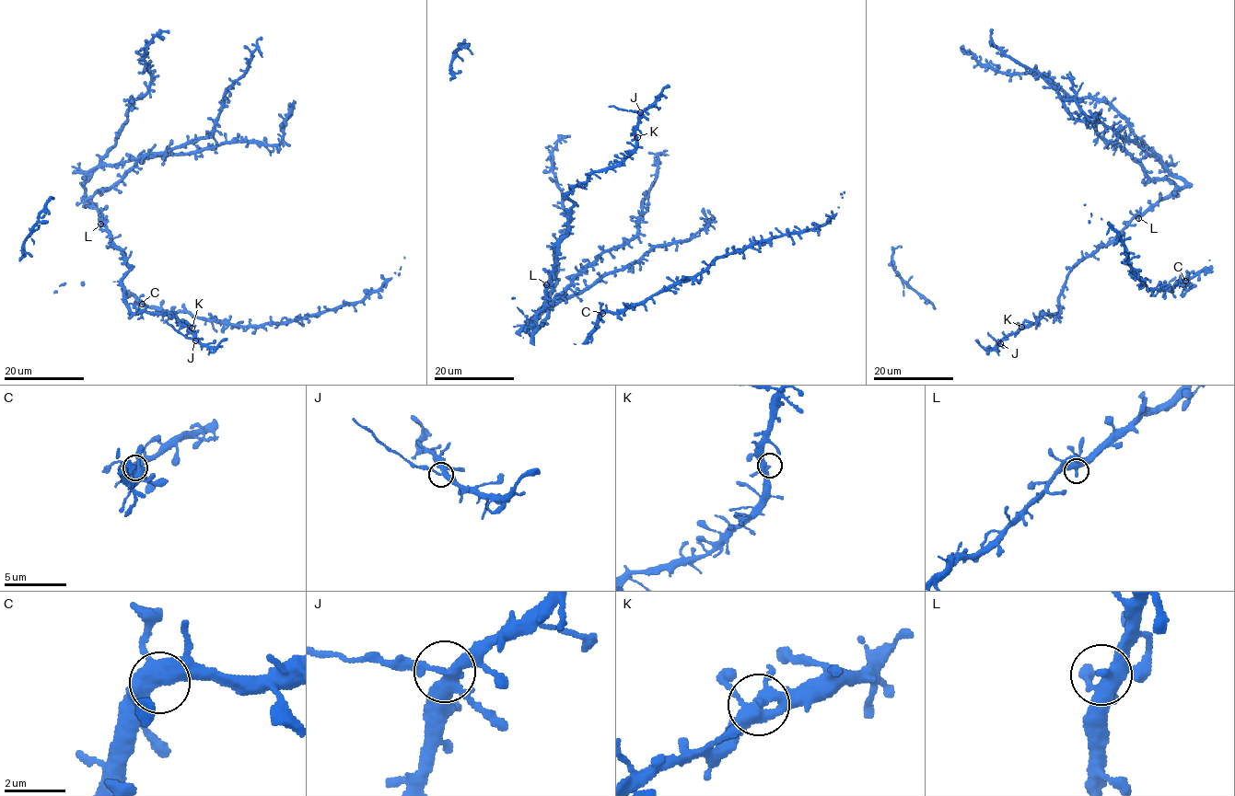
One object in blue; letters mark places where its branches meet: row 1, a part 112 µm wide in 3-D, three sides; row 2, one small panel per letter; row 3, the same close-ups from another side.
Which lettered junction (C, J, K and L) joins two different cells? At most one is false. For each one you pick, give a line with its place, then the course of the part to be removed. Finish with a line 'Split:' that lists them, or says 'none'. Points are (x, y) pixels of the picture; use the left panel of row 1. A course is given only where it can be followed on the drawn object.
J: Place: (195, 340). Course of the part to remove: (194, 340), (177, 332), (167, 322)
Split: J

